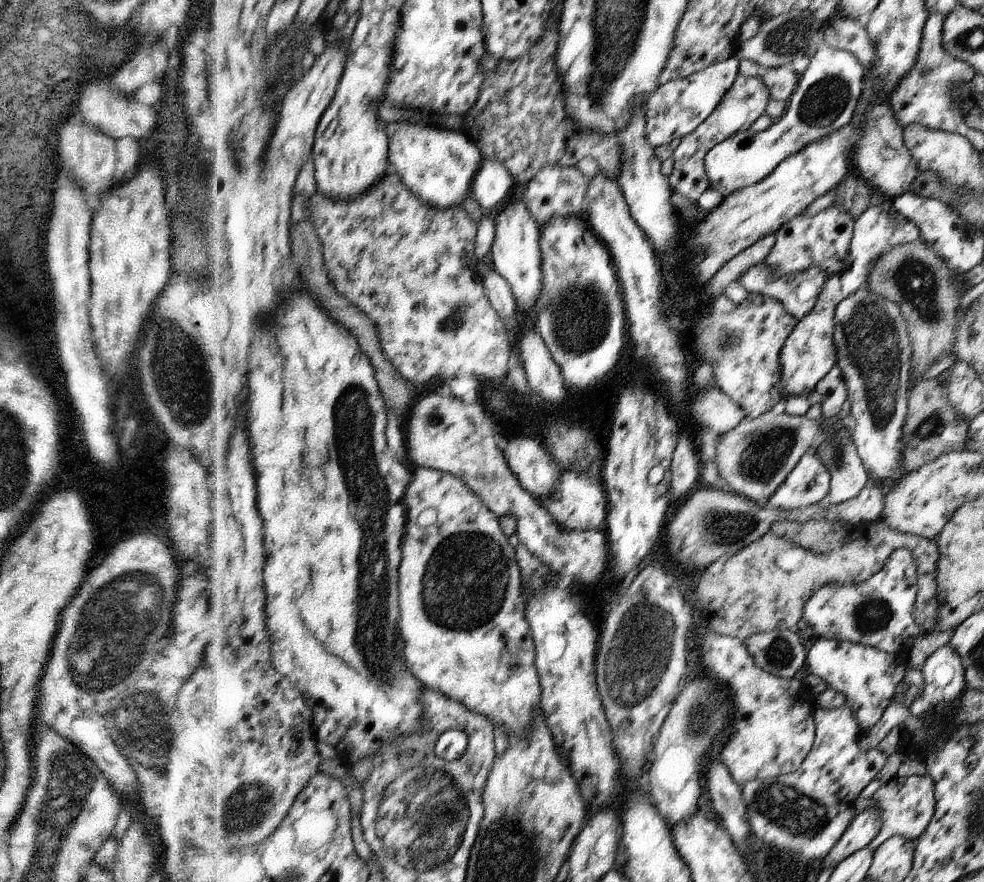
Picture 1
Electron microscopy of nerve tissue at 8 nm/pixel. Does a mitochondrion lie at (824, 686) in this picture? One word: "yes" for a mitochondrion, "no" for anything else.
no

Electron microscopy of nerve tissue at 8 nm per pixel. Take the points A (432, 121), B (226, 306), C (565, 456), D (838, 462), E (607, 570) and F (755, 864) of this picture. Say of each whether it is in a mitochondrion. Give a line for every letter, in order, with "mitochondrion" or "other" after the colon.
A: other
B: other
C: other
D: mitochondrion
E: other
F: other

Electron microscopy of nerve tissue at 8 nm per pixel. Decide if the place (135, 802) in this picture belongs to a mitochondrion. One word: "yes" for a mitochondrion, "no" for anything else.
no

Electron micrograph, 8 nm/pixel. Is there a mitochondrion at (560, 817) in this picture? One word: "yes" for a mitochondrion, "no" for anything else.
no

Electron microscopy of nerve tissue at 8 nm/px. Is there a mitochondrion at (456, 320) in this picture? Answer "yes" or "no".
yes

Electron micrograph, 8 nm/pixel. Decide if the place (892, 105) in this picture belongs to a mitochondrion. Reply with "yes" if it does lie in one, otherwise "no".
no

